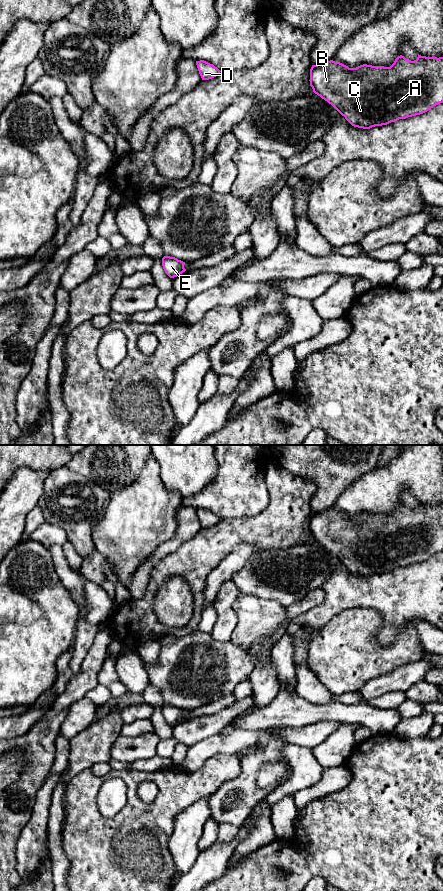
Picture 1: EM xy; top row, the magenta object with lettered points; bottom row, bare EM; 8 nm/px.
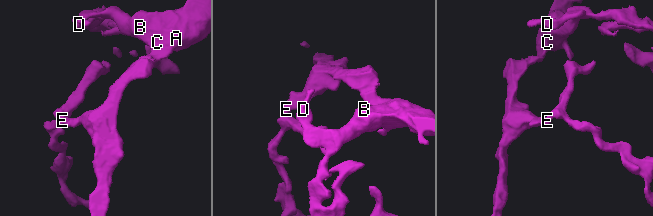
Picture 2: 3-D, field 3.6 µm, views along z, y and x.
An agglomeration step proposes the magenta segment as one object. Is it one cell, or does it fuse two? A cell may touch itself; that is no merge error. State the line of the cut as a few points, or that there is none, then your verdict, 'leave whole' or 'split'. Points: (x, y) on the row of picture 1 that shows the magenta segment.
no cut; leave whole

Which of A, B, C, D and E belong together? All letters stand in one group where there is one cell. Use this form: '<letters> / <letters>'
A B C D E

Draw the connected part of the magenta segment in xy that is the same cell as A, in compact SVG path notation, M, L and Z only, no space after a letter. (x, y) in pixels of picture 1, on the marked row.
M418 54L417 59L411 61L400 55L390 67L363 64L356 68L349 68L340 62L330 60L312 65L309 81L313 92L331 104L352 126L370 129L423 114L443 103L443 57L426 57Z

